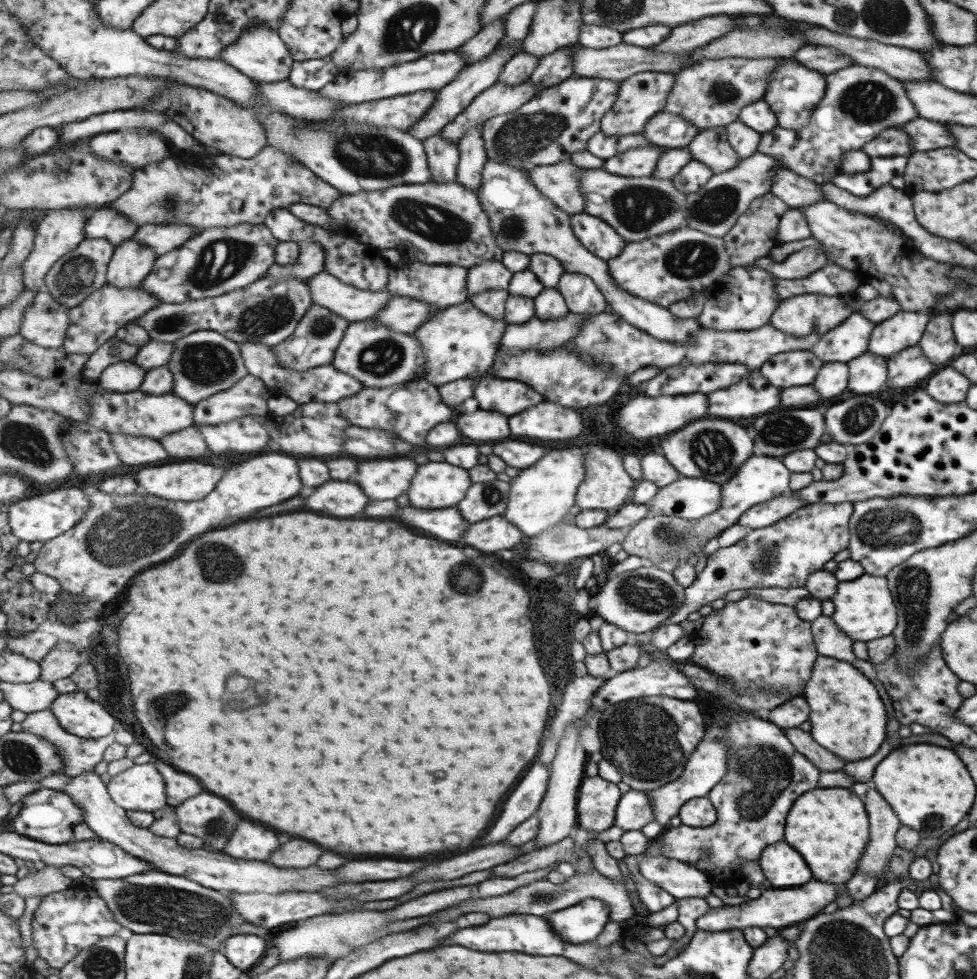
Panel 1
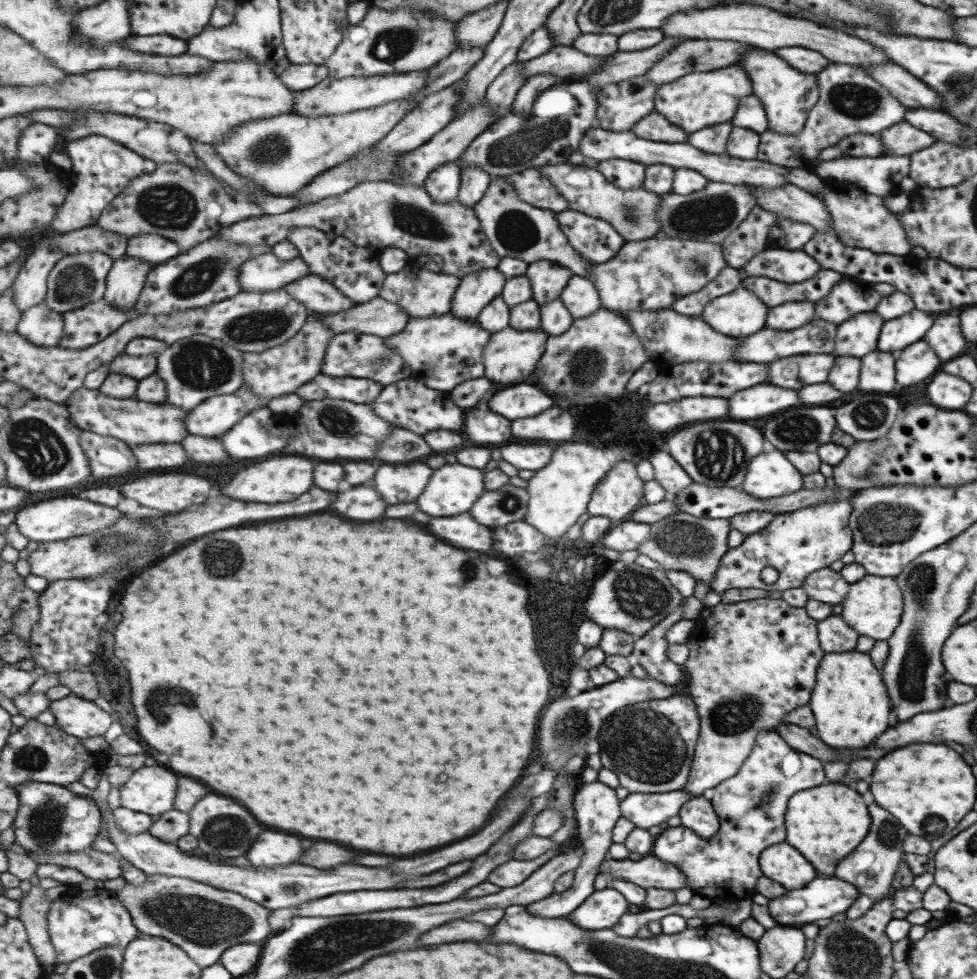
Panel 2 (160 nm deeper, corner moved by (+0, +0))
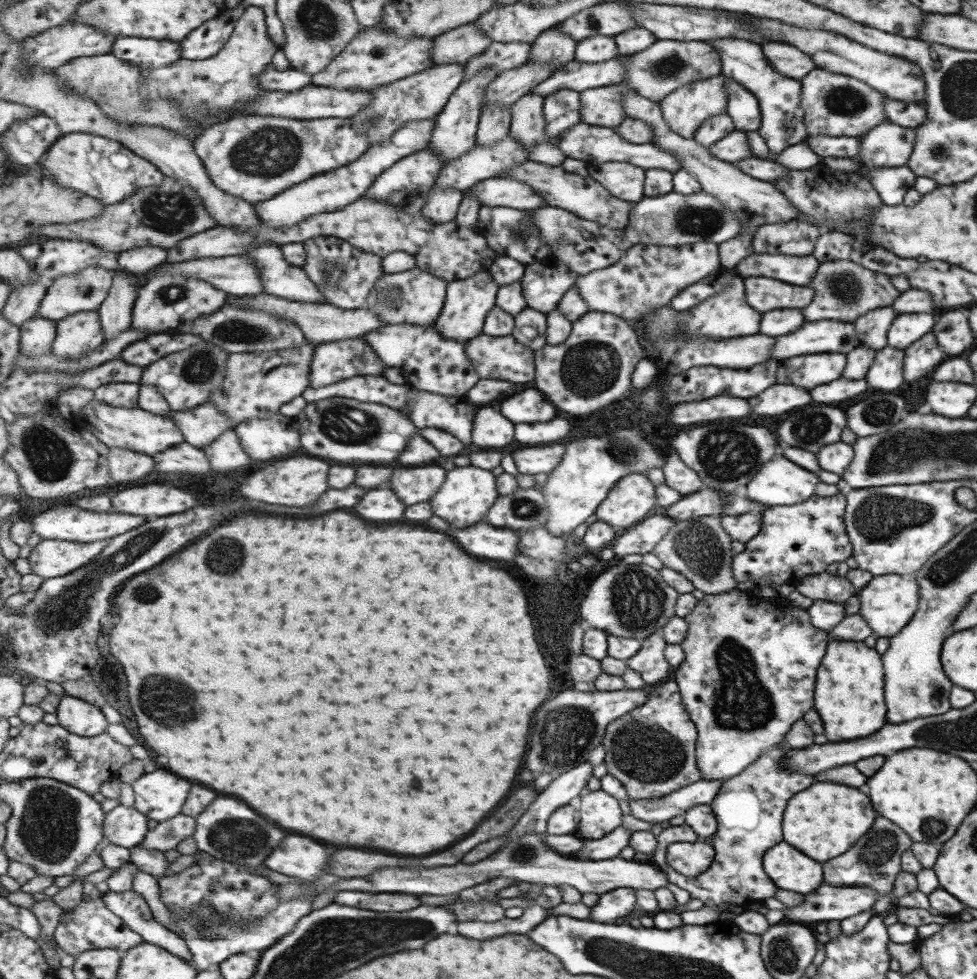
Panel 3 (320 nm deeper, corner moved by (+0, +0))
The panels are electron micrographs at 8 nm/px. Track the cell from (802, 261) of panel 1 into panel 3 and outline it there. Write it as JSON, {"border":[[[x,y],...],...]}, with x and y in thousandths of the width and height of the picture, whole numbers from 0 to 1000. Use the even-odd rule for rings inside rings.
{"border":[[[769,258],[750,277],[759,284],[783,282],[783,284],[797,286],[803,290],[824,292],[830,288],[837,270],[832,261],[822,264],[822,261],[806,261],[803,259]]]}

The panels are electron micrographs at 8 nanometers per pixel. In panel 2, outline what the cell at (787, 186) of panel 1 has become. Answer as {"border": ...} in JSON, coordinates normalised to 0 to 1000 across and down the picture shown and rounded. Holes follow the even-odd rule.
{"border":[[[609,130],[599,137],[592,151],[592,155],[602,161],[610,163],[612,166],[625,162],[640,162],[655,165],[662,170],[682,168],[692,173],[707,172],[716,176],[718,180],[721,180],[727,186],[763,188],[784,193],[794,193],[807,187],[805,186],[805,182],[802,182],[805,171],[779,165],[778,162],[775,161],[771,163],[758,163],[748,161],[744,158],[723,156],[704,145],[672,145],[668,142],[656,141],[656,139],[647,134],[631,135],[618,133],[617,130]]]}

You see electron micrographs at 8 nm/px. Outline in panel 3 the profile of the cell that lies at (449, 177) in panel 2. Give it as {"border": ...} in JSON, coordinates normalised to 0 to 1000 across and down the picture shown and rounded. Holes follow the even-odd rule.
{"border":[[[448,190],[448,194],[441,195],[441,198],[437,208],[432,212],[434,222],[454,231],[458,227],[467,225],[476,196]]]}

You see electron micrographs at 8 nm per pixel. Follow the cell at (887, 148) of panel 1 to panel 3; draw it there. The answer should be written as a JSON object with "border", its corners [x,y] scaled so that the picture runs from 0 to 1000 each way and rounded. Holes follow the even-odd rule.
{"border":[[[834,138],[821,145],[840,161],[873,161],[879,153],[878,140]]]}

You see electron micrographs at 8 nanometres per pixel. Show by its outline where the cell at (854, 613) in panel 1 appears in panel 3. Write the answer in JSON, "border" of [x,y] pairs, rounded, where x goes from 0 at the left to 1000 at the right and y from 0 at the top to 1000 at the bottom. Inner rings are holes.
{"border":[[[919,586],[893,587],[889,594],[877,603],[879,611],[879,629],[887,634],[897,651],[910,652],[918,648],[939,624],[941,616],[940,599],[934,588]]]}

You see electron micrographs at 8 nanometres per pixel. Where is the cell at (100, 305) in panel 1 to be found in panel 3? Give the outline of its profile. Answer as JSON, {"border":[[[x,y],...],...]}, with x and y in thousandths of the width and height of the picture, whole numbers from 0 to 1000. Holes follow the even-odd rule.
{"border":[[[100,317],[81,319],[58,330],[58,345],[53,360],[81,368],[108,349]]]}

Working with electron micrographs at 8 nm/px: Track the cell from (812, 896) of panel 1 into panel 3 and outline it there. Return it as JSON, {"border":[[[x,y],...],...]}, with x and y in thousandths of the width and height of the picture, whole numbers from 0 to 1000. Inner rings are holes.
{"border":[[[840,903],[834,911],[824,915],[822,923],[803,927],[803,938],[806,942],[820,943],[863,941],[865,938],[894,928],[899,914],[898,910],[889,906],[853,907],[853,905]]]}

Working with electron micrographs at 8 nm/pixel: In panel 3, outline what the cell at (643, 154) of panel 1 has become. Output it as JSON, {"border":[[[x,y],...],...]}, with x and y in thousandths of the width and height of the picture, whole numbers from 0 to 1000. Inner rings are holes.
{"border":[[[645,165],[606,166],[601,171],[603,178],[617,190],[622,191],[632,202],[651,207],[660,201],[662,175]]]}

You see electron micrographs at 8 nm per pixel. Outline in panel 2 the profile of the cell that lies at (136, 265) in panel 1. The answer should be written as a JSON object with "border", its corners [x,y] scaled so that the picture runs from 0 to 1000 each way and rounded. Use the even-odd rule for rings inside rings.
{"border":[[[128,259],[117,268],[110,284],[106,305],[116,313],[133,317],[143,306],[157,270],[143,264]]]}

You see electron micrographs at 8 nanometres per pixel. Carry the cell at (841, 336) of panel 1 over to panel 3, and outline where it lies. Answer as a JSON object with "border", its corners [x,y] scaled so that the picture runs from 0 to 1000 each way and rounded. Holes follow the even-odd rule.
{"border":[[[906,313],[886,319],[885,323],[874,327],[876,344],[881,347],[880,353],[887,353],[894,358],[906,354],[910,332],[917,322],[912,313]]]}

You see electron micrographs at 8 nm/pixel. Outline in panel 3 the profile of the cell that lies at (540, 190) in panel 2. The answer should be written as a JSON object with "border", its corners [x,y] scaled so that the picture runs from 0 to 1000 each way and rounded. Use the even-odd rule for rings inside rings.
{"border":[[[513,180],[492,185],[483,191],[483,200],[487,200],[493,210],[515,210],[542,216],[562,209],[545,190]]]}

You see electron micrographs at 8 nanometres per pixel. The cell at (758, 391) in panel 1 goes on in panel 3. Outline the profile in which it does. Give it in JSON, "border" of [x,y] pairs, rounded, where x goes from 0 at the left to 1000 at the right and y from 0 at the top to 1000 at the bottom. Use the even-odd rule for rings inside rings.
{"border":[[[791,392],[785,398],[781,398],[779,402],[765,407],[765,409],[767,409],[771,423],[795,425],[795,423],[801,423],[810,417],[826,413],[830,407],[824,396],[808,394],[808,392]]]}

